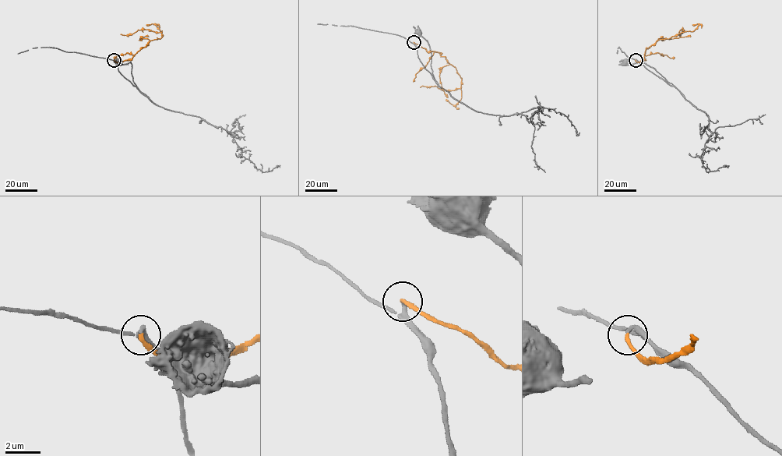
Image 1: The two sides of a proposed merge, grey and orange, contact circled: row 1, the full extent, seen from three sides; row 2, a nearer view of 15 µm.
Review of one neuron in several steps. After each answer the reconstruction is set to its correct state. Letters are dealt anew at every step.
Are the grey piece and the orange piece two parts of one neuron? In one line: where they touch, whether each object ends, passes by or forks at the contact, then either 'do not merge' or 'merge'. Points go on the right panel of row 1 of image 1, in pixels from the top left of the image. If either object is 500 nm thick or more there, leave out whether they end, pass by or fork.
(635, 60) | grey passes by | orange ends | merge

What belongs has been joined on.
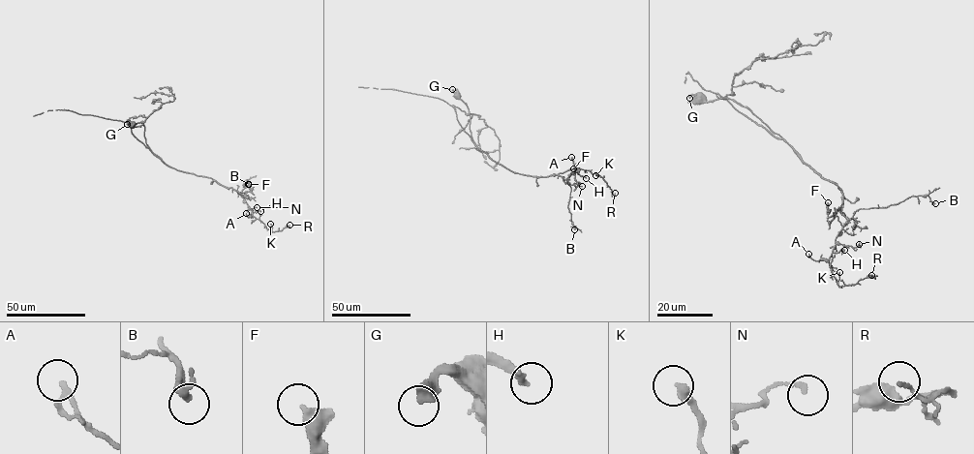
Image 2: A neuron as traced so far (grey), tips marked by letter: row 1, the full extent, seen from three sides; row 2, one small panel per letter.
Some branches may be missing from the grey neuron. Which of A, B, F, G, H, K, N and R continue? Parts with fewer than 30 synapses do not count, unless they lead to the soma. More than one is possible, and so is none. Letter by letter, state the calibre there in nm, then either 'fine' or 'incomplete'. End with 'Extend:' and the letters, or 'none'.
A: 180 nm thick; fine
B: 320 nm thick; fine
F: 280 nm thick; fine
G: 480 nm thick; fine
H: 320 nm thick; fine
K: 360 nm thick; fine
N: 140 nm thick; fine
R: 110 nm thick; fine
Extend: none

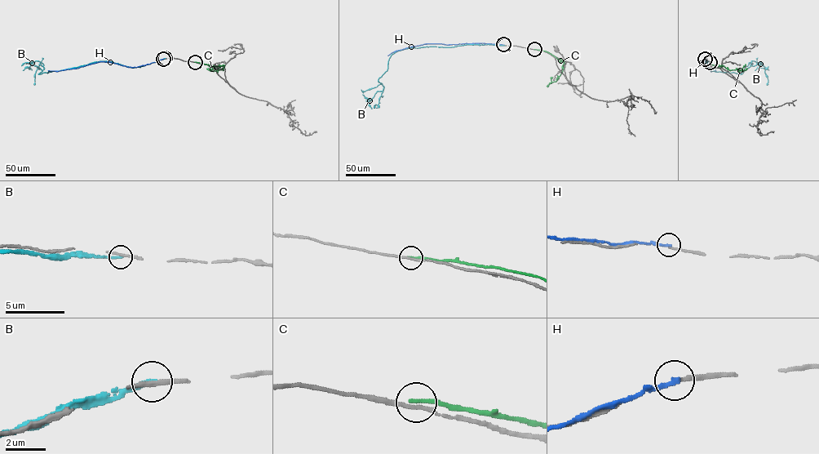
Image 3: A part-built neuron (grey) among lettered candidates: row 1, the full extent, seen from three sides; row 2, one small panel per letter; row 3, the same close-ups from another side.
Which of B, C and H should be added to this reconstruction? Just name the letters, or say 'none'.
none

